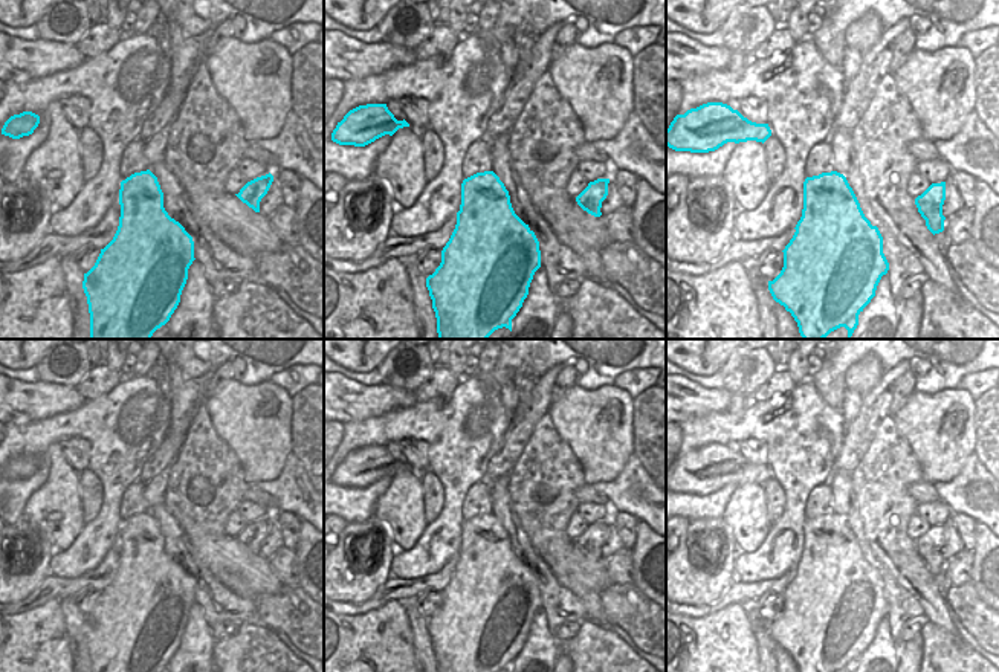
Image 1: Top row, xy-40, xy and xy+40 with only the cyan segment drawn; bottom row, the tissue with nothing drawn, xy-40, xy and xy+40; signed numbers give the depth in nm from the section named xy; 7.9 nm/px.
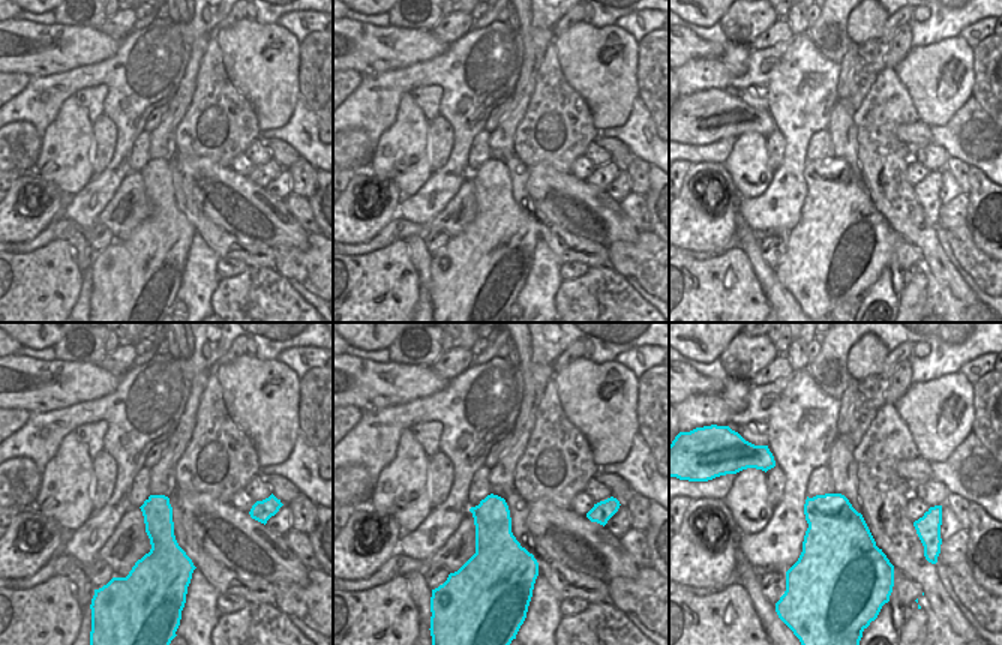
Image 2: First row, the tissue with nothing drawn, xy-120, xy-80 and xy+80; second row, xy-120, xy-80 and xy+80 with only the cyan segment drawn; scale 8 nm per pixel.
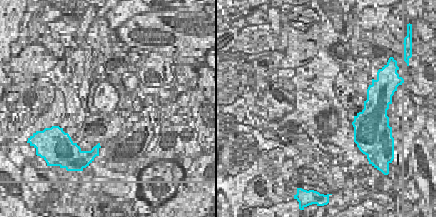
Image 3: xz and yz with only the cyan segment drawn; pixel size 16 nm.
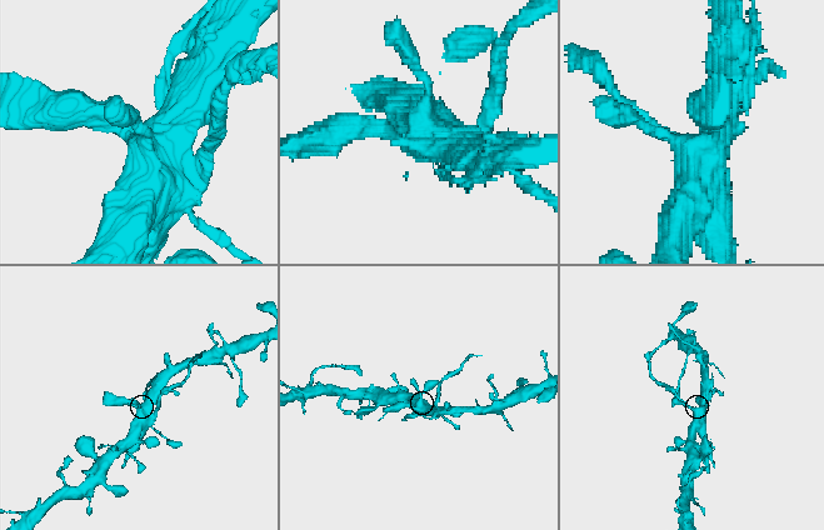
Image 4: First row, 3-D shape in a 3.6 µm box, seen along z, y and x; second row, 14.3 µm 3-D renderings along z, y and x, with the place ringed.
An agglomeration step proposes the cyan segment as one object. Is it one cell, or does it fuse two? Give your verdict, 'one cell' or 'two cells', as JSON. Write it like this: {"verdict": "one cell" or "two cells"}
{"verdict": "two cells"}

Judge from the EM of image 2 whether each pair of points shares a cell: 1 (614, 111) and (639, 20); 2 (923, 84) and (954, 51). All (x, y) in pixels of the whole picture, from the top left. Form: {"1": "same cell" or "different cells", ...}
{"1": "different cells", "2": "same cell"}

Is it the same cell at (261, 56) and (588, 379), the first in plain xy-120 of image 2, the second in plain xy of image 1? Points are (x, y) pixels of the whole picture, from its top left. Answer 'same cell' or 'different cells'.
different cells

